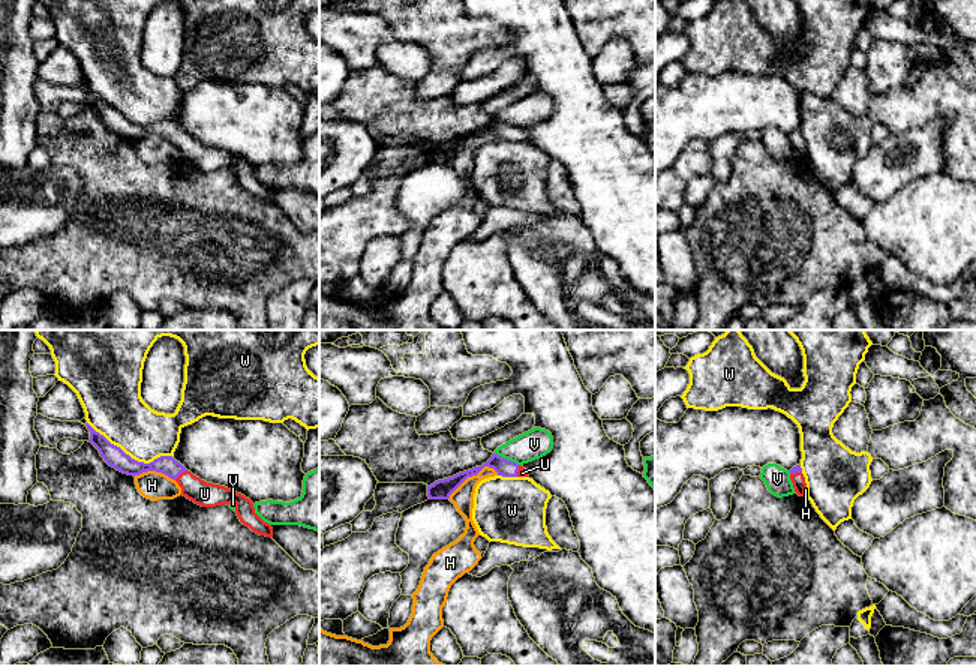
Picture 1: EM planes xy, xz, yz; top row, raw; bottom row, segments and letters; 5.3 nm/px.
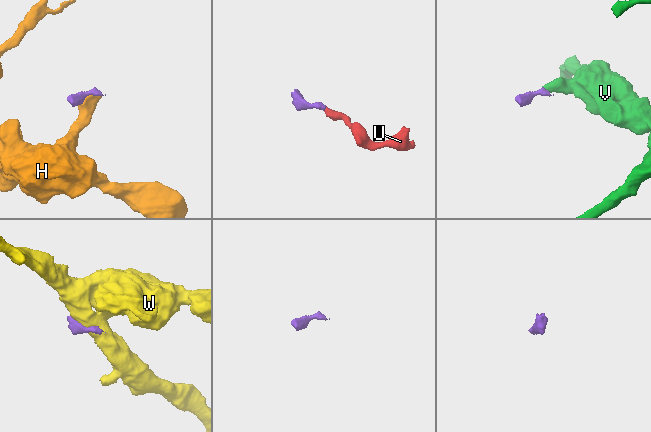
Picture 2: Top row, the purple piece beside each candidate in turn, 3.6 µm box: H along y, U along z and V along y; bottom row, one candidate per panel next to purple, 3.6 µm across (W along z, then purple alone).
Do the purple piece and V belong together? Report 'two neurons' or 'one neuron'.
two neurons

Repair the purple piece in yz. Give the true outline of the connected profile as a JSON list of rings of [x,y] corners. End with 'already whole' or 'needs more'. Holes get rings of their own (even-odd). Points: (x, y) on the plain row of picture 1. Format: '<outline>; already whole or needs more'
[[[801,129],[793,130],[789,136],[790,136],[790,144],[793,147],[795,156],[799,160],[805,160],[807,147]]]; needs more

